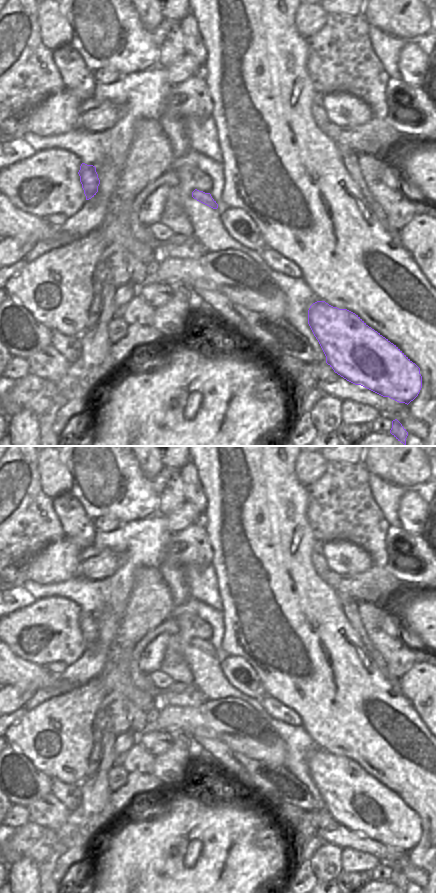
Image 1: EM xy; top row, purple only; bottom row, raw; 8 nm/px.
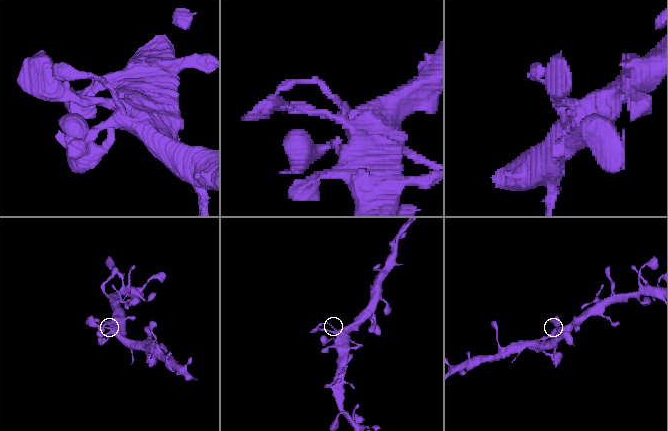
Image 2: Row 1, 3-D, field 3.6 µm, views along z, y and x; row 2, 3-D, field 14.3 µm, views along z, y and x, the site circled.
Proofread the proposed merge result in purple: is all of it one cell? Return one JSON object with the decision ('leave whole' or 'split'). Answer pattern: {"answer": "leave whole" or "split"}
{"answer": "leave whole"}

